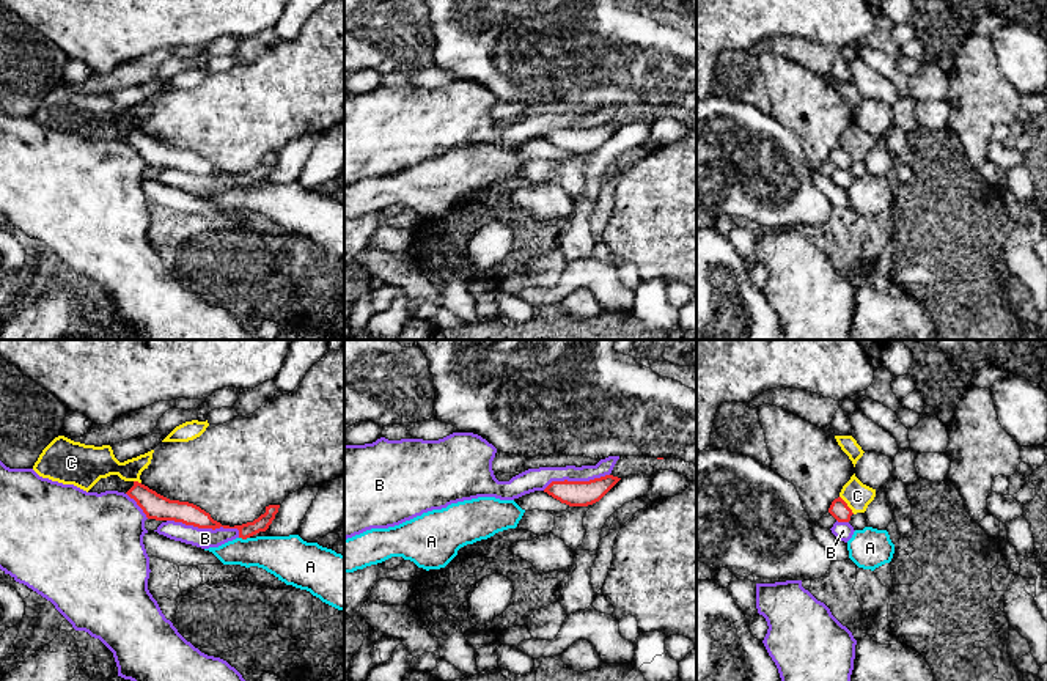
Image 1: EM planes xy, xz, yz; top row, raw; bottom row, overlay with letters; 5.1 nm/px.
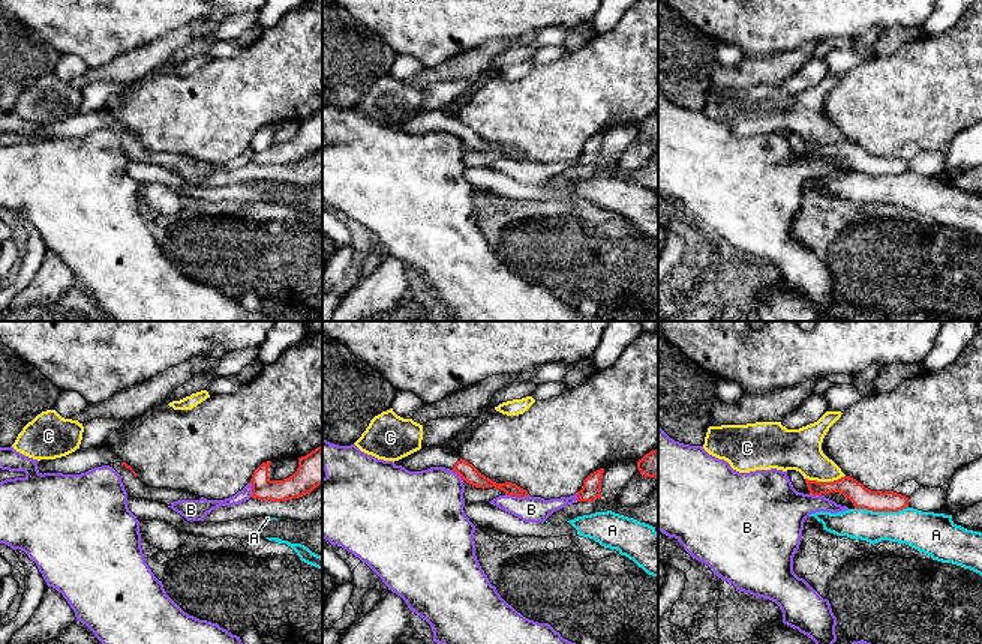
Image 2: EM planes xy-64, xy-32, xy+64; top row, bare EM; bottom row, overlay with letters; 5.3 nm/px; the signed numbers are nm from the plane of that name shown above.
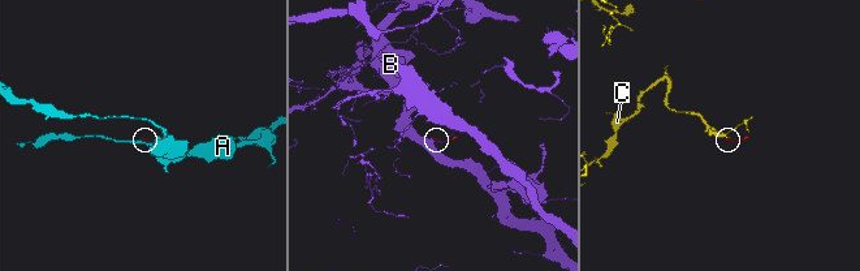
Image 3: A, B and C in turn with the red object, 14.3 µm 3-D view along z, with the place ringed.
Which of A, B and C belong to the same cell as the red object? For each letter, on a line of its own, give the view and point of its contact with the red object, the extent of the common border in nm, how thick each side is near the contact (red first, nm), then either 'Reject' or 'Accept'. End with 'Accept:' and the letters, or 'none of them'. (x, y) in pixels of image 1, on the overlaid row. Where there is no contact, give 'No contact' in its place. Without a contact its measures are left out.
A: Touches red at xy (244, 538). Shared border 60 nm. Thickness 90 nm (red) against 220 nm. Reject
B: Touches red at xy (206, 527). Shared border 380 nm. Thickness 120 nm (red) against 110 nm. Reject
C: Touches red at yz (846, 505). Shared border 120 nm. Thickness 90 nm (red) against 140 nm. Reject
Accept: none of them

